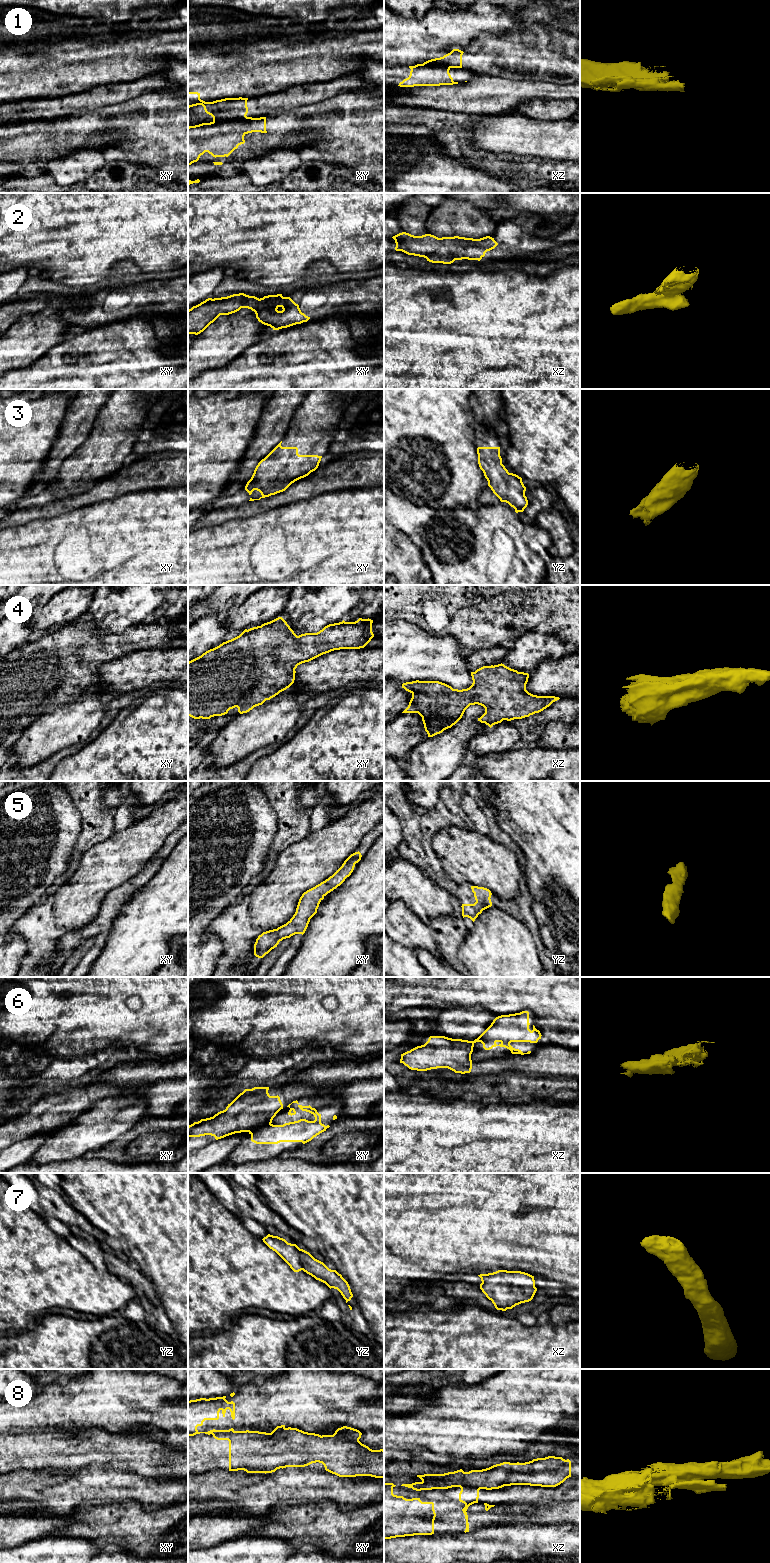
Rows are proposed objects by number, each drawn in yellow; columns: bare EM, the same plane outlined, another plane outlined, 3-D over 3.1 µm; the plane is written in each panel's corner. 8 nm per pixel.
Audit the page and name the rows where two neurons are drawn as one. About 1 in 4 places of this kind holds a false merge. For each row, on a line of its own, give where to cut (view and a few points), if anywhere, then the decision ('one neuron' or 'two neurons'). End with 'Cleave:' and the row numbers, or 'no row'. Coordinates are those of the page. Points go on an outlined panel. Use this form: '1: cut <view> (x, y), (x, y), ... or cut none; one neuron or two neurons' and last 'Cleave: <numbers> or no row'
1: cut xy (253, 118), (247, 120), (215, 120), (213, 122); two neurons
2: cut xy (283, 297), (278, 303), (269, 303), (259, 299); two neurons
3: cut none; one neuron
4: cut none; one neuron
5: cut none; one neuron
6: cut xy (273, 1116), (249, 1132); two neurons
7: cut none; one neuron
8: cut xy (233, 1430), (212, 1434); two neurons
Cleave: 1, 2, 6, 8

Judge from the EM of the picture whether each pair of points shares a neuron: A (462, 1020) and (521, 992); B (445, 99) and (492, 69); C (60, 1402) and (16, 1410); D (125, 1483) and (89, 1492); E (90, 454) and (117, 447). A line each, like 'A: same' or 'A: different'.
A: different
B: different
C: same
D: same
E: same

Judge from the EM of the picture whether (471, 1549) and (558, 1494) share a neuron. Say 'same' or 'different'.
different

